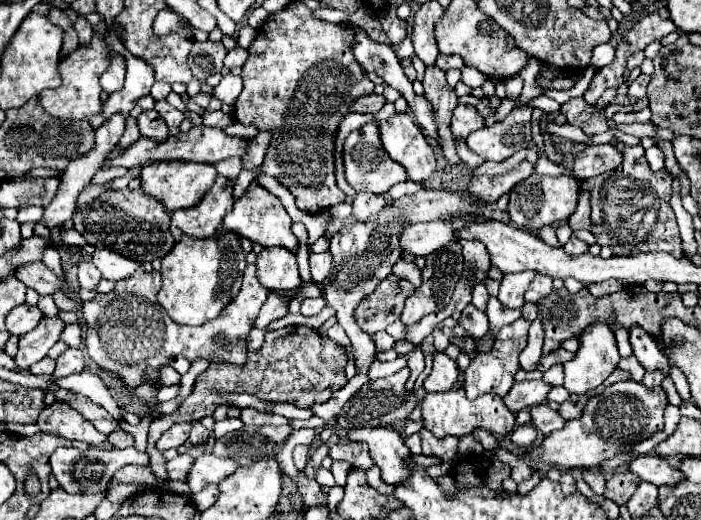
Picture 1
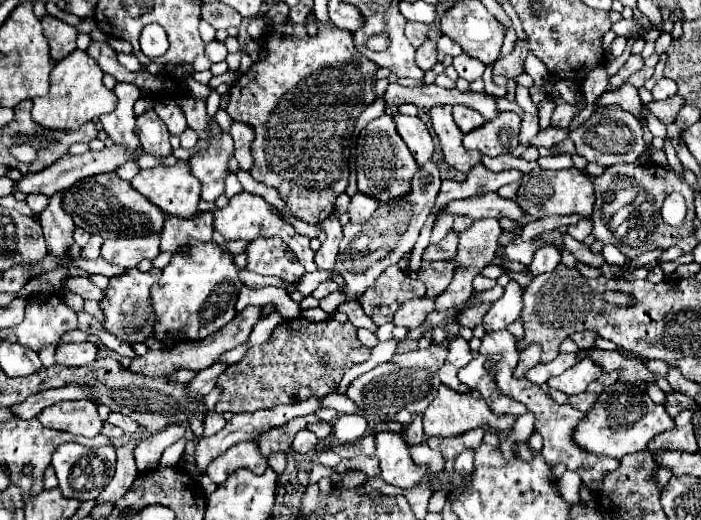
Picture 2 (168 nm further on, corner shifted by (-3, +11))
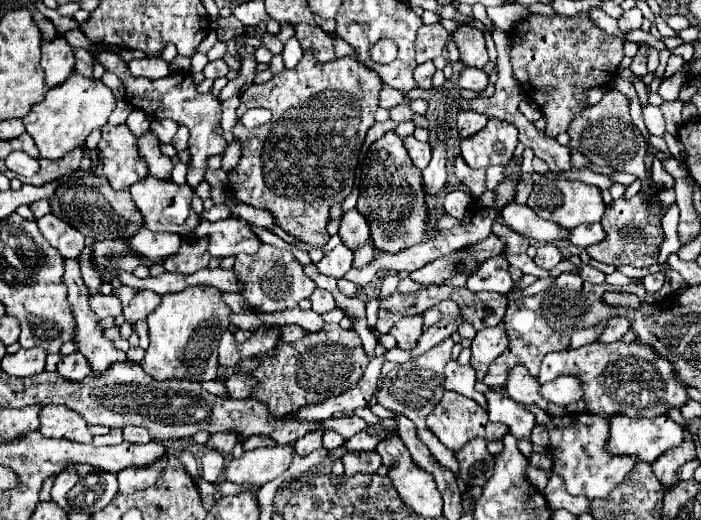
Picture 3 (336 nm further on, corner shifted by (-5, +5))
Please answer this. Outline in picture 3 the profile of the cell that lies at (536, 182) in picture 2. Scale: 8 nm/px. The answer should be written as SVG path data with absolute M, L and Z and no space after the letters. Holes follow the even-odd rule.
M547 178L547 184L535 184L533 192L527 200L527 206L535 210L537 216L545 220L553 220L563 228L575 228L587 222L601 222L605 202L601 198L601 190L597 186L589 186L579 180L553 180Z

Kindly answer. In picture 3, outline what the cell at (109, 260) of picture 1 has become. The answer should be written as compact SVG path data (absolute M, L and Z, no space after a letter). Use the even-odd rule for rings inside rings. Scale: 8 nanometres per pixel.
M139 230L137 234L131 236L131 248L151 260L173 256L179 250L179 246L181 246L179 234L159 234L151 230Z

